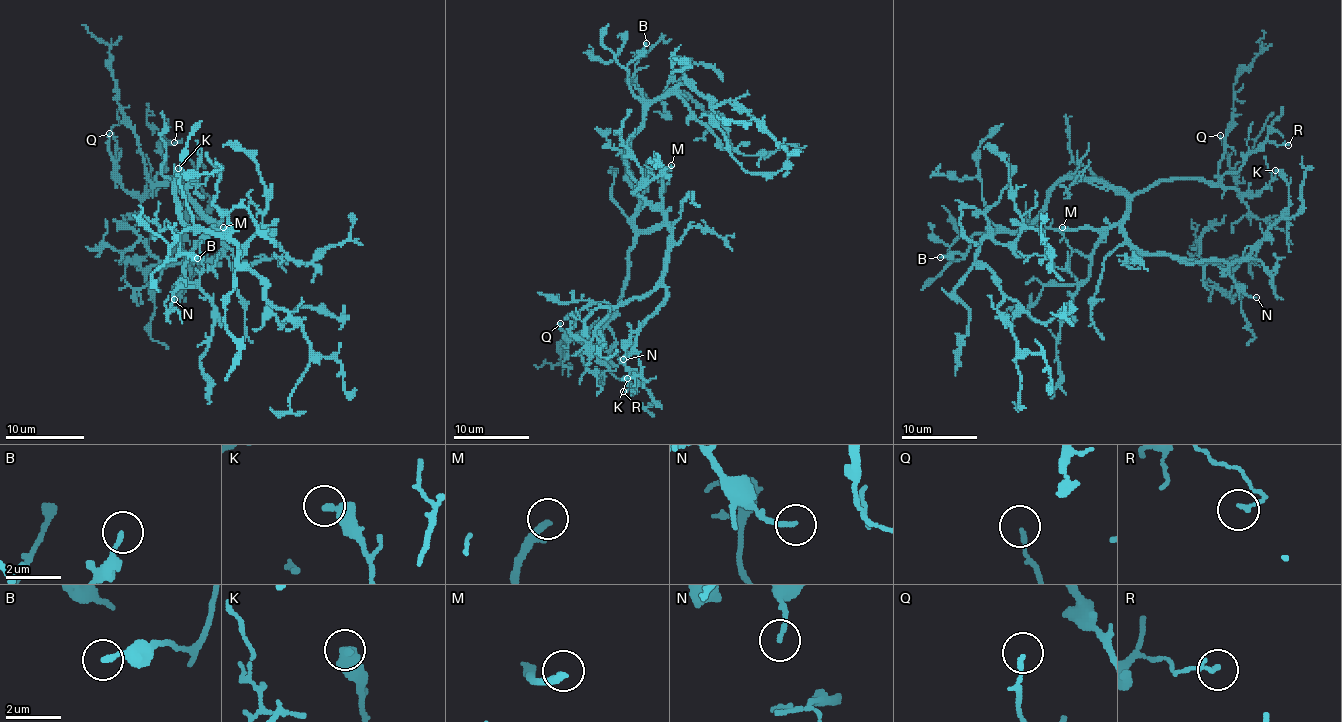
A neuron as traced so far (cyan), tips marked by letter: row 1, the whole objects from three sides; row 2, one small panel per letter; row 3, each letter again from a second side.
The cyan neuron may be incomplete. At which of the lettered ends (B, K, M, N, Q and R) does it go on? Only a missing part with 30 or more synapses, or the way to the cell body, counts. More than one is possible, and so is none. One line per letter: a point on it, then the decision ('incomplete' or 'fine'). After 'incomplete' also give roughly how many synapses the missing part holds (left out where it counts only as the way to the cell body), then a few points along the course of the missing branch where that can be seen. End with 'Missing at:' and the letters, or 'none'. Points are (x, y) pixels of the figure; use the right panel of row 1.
B: (940, 257) | fine
K: (1275, 170) | fine
M: (1062, 227) | incomplete
N: (1256, 297) | fine
Q: (1220, 135) | fine
R: (1288, 145) | fine
Missing at: M

